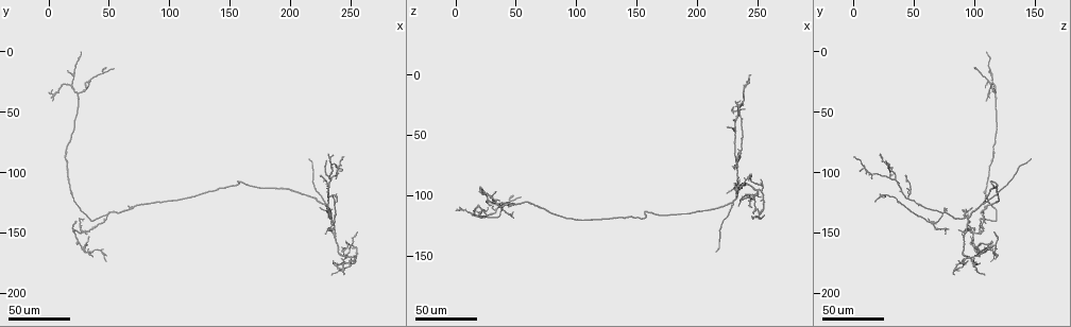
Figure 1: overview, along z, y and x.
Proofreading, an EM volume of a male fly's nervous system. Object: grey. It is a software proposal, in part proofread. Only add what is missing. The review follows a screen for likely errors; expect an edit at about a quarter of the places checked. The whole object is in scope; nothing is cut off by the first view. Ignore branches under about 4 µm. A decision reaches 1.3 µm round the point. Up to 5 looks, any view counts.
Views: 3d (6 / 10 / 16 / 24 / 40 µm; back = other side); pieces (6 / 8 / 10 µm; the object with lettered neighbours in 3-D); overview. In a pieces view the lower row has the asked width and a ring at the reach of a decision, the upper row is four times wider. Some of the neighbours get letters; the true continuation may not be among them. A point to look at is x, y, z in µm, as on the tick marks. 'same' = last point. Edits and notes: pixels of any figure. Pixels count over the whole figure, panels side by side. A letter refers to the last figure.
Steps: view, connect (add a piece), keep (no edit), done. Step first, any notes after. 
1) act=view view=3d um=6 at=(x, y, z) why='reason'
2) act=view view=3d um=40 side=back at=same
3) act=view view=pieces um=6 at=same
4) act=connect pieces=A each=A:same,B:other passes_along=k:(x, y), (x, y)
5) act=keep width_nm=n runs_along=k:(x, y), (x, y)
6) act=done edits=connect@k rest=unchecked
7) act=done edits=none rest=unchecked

act=view view=3d um=24 at=(234, 186, 108) why='end of a long branch'

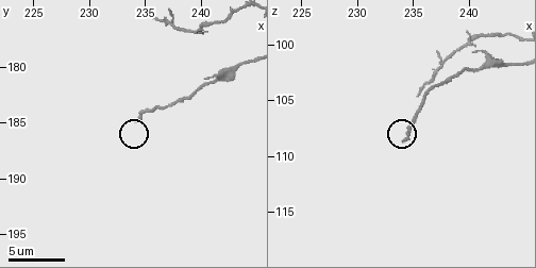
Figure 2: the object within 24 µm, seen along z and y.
act=view view=pieces um=8 at=(234.4, 184.8, 108.6)

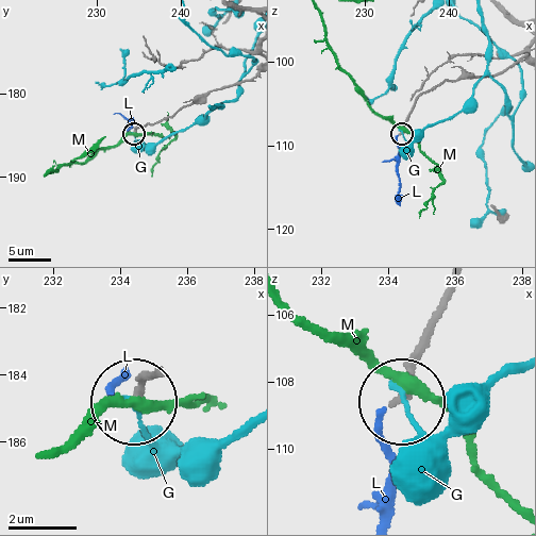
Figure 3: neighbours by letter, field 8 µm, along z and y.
act=connect pieces=L each=G:other,L:same,M:other passes_along=3:(412, 112), (397, 136), (398, 204) found='it goes on there'

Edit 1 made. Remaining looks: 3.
act=view view=3d um=24 at=(216, 90, 148)

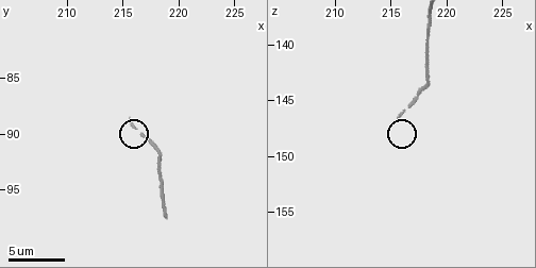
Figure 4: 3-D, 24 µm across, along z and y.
act=view view=pieces um=6 at=(215.4, 88.8, 146.8)

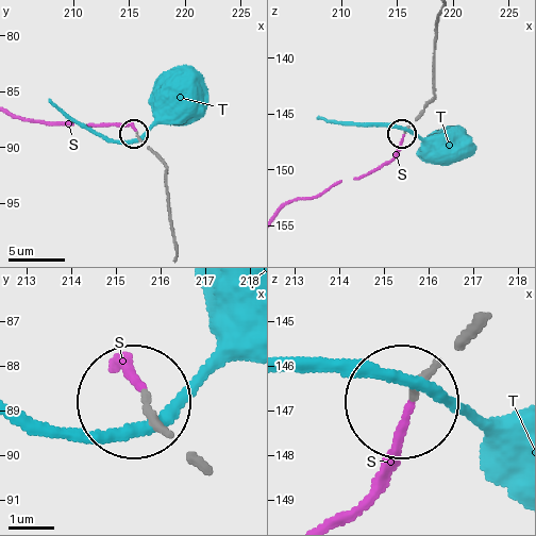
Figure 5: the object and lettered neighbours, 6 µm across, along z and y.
act=connect pieces=S width_nm=110 each=S:same,T:other passes_along=5:(162, 160), (134, 127), (51, 123), (17, 118) found='it goes on there'

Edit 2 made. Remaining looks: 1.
act=done edits=connect@3,connect@5 rest=unchecked

